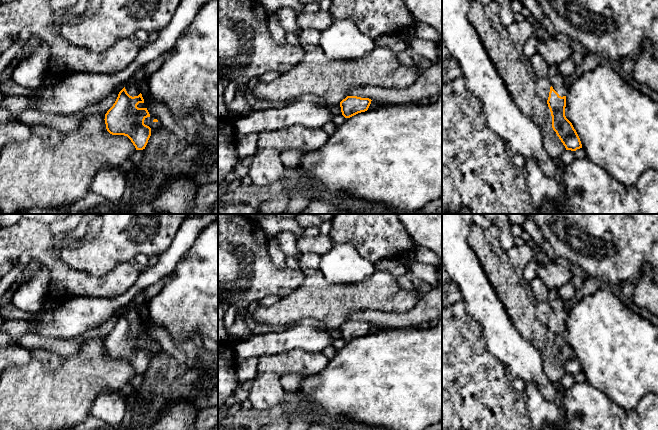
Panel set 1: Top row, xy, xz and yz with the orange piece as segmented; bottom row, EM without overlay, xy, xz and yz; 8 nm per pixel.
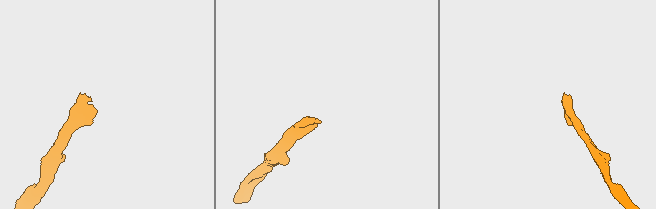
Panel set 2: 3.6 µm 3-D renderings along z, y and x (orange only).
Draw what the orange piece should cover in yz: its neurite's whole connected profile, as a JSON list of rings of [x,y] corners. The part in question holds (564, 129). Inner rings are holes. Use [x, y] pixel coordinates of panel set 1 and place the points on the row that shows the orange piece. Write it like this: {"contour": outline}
{"contour": [[[549,66],[547,79],[551,84],[547,104],[552,116],[552,128],[566,150],[576,151],[582,148],[582,144],[572,123],[565,116],[568,89],[564,85],[564,77],[558,66]]]}

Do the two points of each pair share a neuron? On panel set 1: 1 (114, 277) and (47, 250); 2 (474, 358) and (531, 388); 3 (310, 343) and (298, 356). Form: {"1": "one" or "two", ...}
{"1": "one", "2": "two", "3": "two"}

